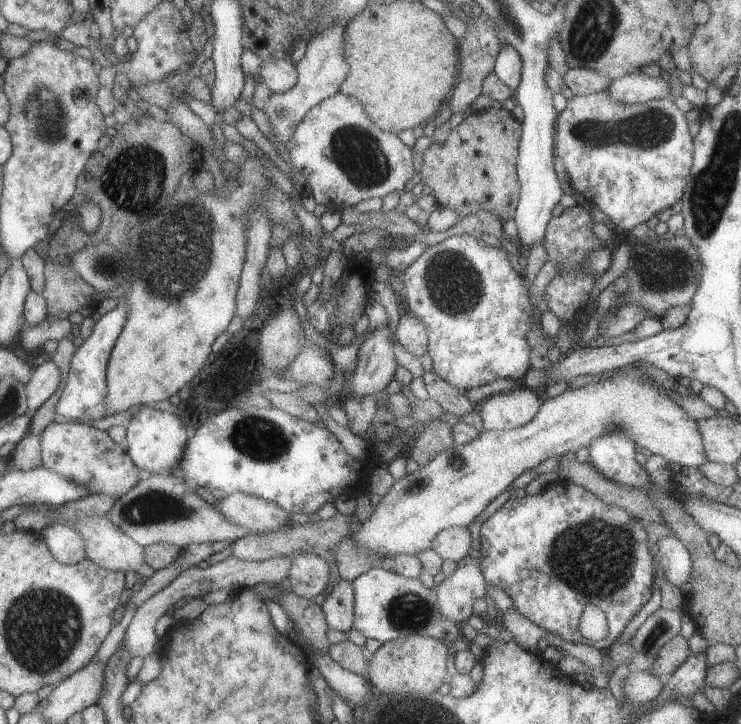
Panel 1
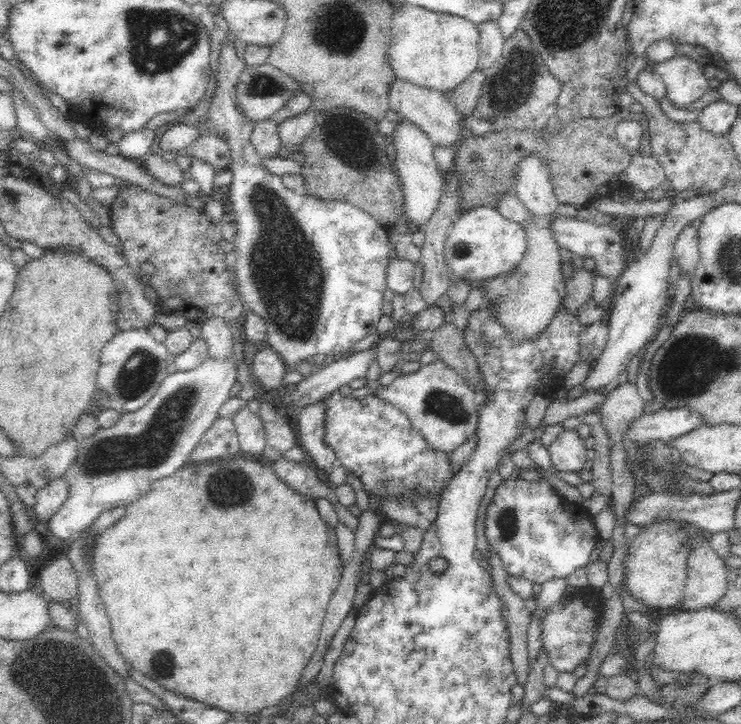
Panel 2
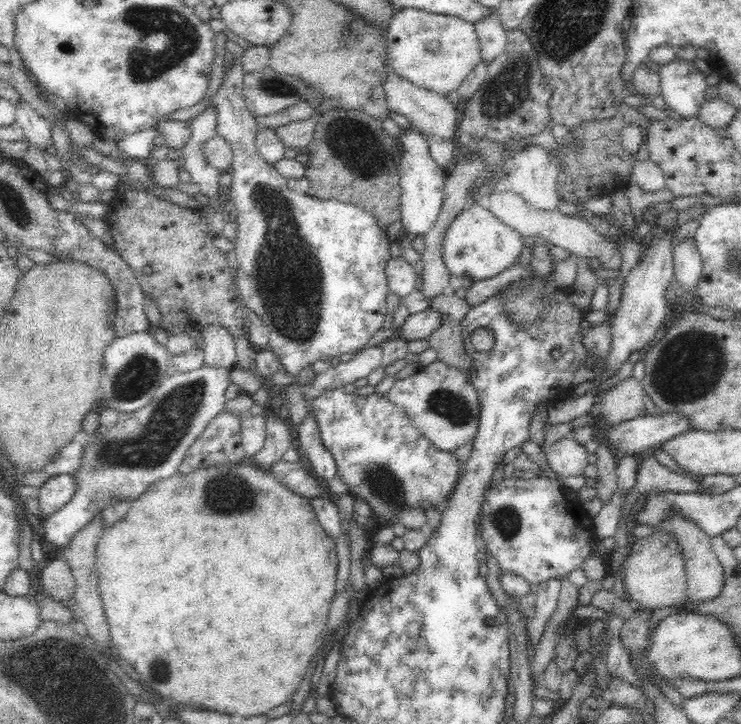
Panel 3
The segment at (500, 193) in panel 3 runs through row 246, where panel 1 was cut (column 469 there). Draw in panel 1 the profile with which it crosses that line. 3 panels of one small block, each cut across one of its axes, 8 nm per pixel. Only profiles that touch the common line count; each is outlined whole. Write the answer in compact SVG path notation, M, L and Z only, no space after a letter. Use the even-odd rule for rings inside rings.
M481 542L474 555L468 559L467 556L461 558L453 572L447 576L440 576L432 588L439 614L458 626L472 615L471 607L475 599L487 597L485 589L487 582L479 566Z

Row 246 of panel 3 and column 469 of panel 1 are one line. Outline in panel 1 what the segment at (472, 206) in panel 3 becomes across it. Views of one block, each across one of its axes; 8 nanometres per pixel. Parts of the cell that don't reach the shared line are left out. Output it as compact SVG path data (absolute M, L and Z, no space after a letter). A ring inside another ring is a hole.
M637 366L613 371L582 388L566 389L555 398L547 398L535 412L528 424L505 431L482 431L476 438L463 445L454 445L439 452L426 466L407 473L389 486L389 492L381 496L377 506L371 510L367 520L350 535L355 548L367 554L368 564L375 558L387 558L395 554L417 554L431 548L434 535L449 527L467 527L496 496L504 492L520 474L530 471L543 460L563 457L565 452L575 453L577 448L588 448L589 444L607 432L623 432L646 454L661 456L668 463L686 468L699 468L707 462L697 422L680 408L667 394L653 388L654 381Z

